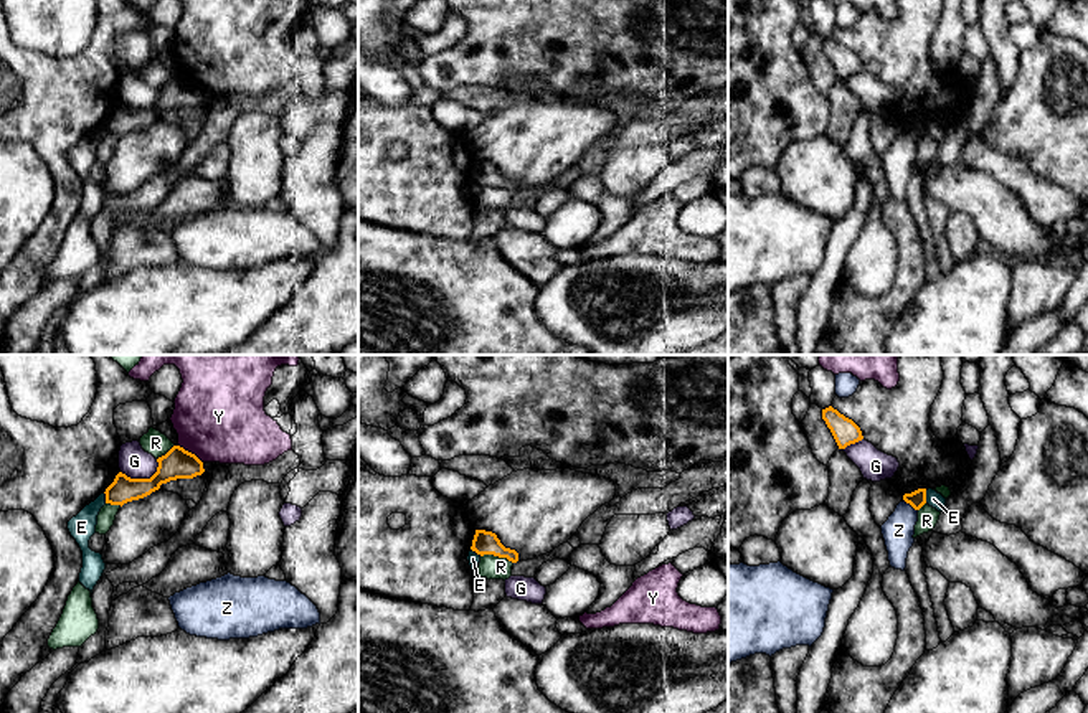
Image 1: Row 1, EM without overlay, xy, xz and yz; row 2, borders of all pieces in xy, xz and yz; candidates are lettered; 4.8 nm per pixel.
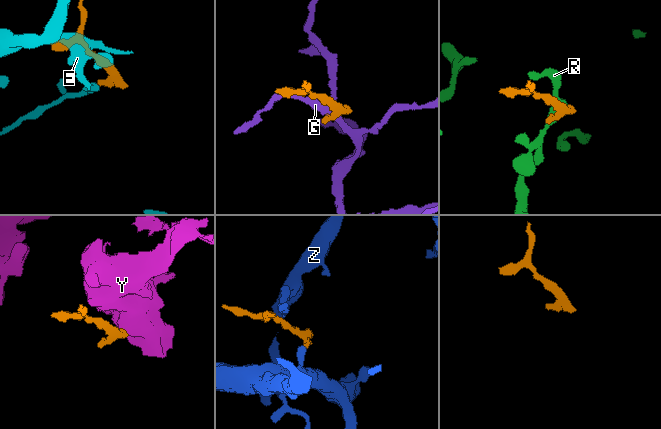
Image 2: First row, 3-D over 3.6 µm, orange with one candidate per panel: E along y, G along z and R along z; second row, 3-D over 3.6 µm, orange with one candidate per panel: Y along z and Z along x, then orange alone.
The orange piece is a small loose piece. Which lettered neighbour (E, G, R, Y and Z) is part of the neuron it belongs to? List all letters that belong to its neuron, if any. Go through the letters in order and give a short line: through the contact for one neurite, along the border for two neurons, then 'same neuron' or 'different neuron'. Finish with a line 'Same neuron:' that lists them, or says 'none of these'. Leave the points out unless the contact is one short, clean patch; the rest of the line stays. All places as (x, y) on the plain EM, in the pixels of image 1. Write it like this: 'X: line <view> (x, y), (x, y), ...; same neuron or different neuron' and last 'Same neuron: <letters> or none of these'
E: line yz (925, 121), (927, 132); different neuron
G: different neuron
R: different neuron
Y: line xy (177, 75), (190, 81), (202, 93); different neuron
Z: line yz (903, 129), (917, 141); different neuron
Same neuron: none of these

